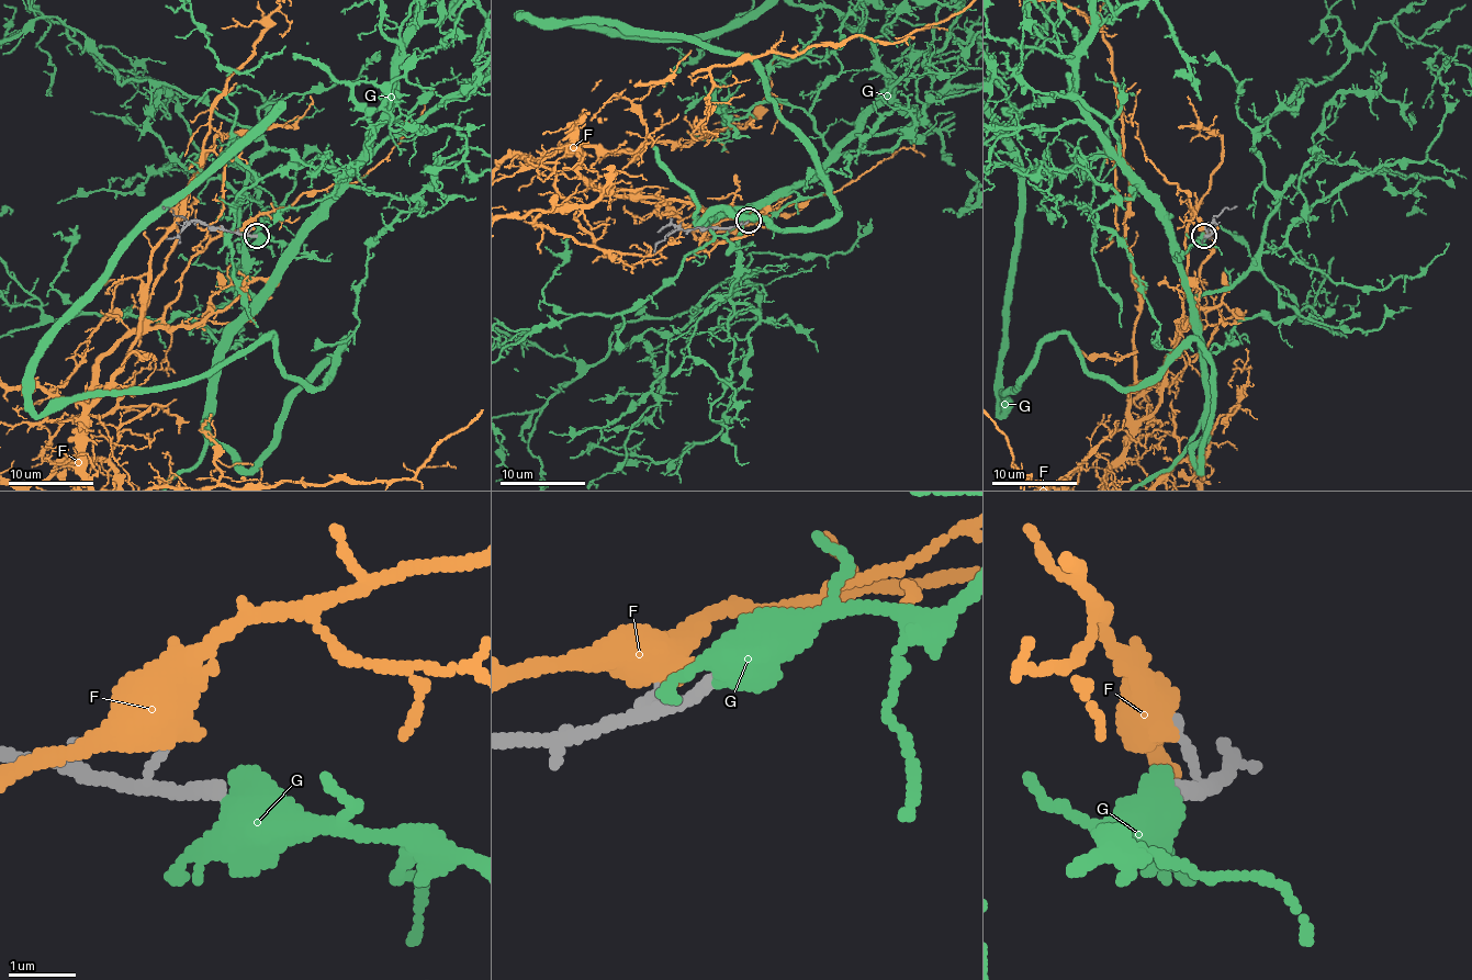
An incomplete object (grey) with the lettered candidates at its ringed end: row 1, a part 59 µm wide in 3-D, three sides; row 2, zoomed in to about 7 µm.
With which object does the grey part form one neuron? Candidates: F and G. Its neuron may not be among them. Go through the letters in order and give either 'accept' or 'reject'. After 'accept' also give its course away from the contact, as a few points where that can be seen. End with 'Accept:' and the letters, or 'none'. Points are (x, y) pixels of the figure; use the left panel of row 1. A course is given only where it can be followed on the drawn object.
F: reject
G: reject
Accept: none

